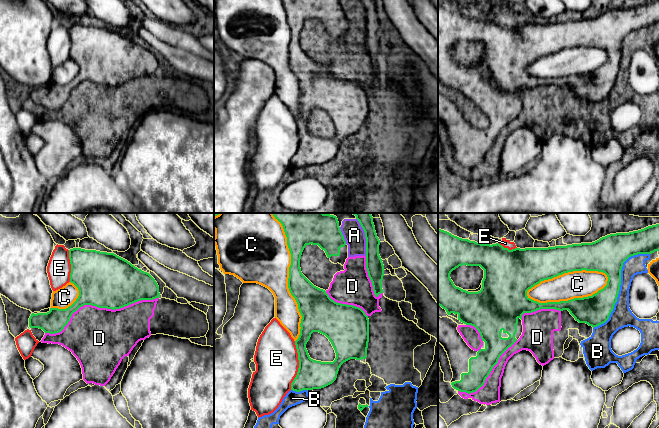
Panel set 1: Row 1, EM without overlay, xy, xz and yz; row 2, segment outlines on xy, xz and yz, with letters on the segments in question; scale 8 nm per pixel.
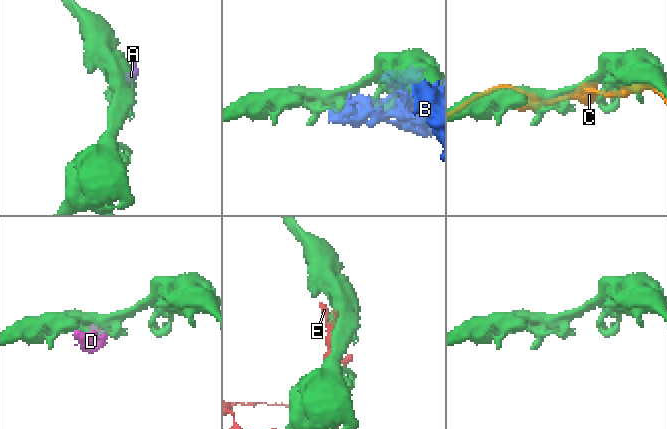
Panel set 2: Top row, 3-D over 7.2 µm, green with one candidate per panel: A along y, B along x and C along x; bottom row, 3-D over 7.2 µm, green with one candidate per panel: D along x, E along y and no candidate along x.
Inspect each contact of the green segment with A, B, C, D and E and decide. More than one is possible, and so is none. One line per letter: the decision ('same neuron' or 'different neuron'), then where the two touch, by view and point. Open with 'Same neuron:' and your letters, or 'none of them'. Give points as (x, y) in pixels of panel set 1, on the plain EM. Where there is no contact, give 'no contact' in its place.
Same neuron: none of them
A: different neuron; meets green in xz at (366, 16)
B: different neuron; meets green in yz at (620, 60)
C: different neuron; meets green in yz at (565, 48)
D: different neuron; meets green in xy at (99, 83)
E: different neuron; meets green in xz at (299, 141)

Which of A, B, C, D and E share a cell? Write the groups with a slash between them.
A B D / C / E

